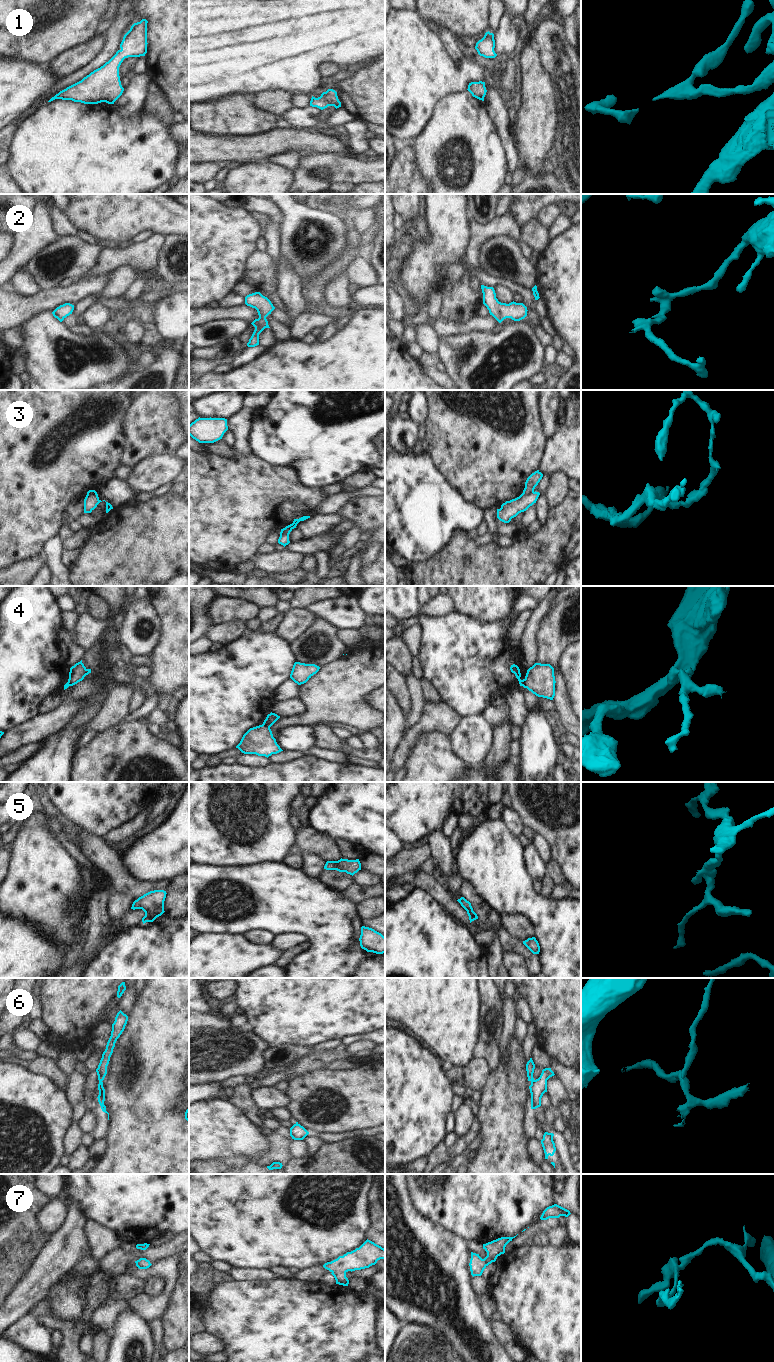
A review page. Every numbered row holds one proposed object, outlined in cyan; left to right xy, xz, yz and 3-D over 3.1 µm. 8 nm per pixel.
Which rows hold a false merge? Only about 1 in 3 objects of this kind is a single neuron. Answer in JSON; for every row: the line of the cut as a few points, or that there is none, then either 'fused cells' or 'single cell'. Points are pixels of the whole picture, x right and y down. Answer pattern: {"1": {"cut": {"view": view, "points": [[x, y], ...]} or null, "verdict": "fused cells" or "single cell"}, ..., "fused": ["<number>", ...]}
{"1": {"cut": null, "verdict": "single cell"}, "2": {"cut": null, "verdict": "single cell"}, "3": {"cut": {"view": "yz", "points": [[533, 491], [529, 494], [522, 493]]}, "verdict": "fused cells"}, "4": {"cut": {"view": "xz", "points": [[263, 723], [269, 728]]}, "verdict": "fused cells"}, "5": {"cut": {"view": "yz", "points": [[467, 910], [472, 911]]}, "verdict": "fused cells"}, "6": {"cut": {"view": "yz", "points": [[534, 1080], [530, 1089]]}, "verdict": "fused cells"}, "7": {"cut": null, "verdict": "single cell"}, "fused": ["3", "4", "5", "6"]}

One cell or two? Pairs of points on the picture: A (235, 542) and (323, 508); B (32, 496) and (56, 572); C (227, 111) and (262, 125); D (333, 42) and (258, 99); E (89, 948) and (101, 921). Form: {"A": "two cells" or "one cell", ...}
{"A": "two cells", "B": "two cells", "C": "one cell", "D": "two cells", "E": "one cell"}

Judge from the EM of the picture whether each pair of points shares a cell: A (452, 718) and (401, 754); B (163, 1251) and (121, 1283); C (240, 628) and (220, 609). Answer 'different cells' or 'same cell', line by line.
A: same cell
B: different cells
C: different cells

